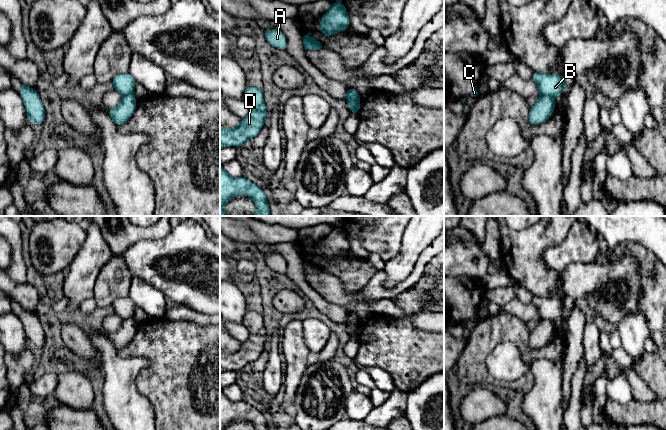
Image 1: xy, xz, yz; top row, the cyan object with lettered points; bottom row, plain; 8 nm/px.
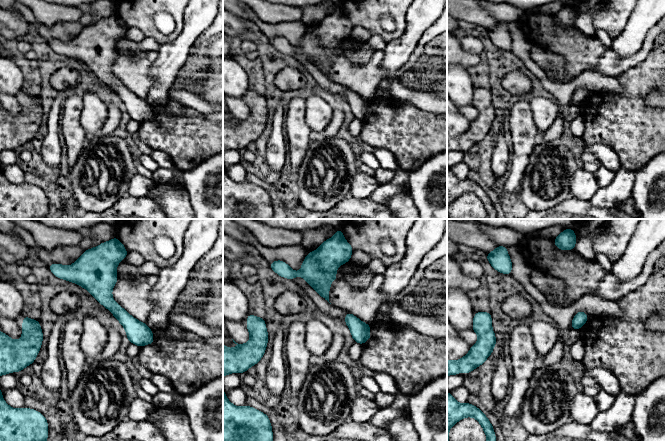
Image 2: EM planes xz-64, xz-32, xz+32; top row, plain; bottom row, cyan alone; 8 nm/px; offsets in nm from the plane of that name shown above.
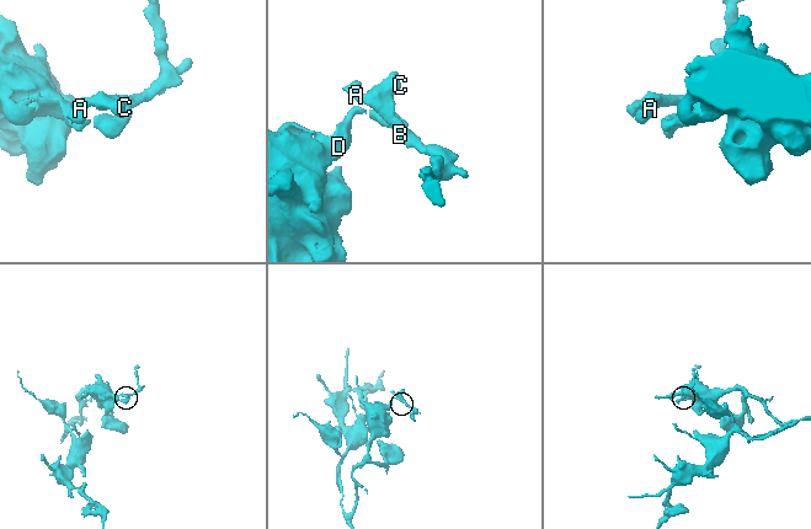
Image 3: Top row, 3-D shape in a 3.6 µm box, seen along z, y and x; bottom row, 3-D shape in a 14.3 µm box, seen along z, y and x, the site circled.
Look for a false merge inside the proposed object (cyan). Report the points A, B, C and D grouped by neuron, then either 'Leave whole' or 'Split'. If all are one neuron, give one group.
Groups: A B C / D. Split

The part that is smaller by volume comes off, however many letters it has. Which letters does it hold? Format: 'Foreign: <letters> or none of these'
Foreign: A, B, C

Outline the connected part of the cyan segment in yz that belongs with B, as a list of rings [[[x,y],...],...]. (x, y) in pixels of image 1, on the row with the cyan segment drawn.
[[[535,72],[531,80],[537,84],[540,95],[547,95],[552,98],[558,95],[563,96],[562,92],[566,88],[567,82],[566,76],[543,72]]]

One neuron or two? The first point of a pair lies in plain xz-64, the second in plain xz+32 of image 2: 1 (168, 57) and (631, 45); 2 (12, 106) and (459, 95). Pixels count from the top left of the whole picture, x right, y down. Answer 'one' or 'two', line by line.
1: one
2: two

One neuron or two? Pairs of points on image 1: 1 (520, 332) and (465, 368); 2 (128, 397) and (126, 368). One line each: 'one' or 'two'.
1: one
2: one

